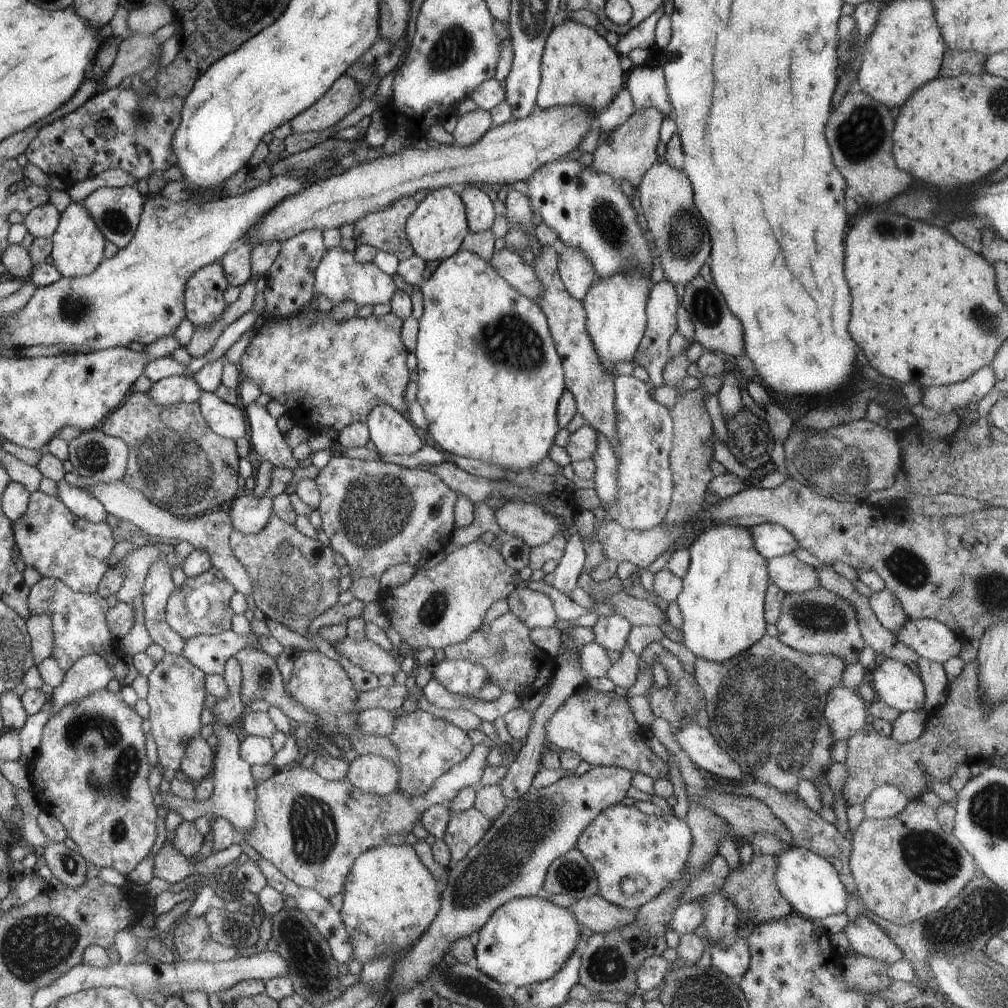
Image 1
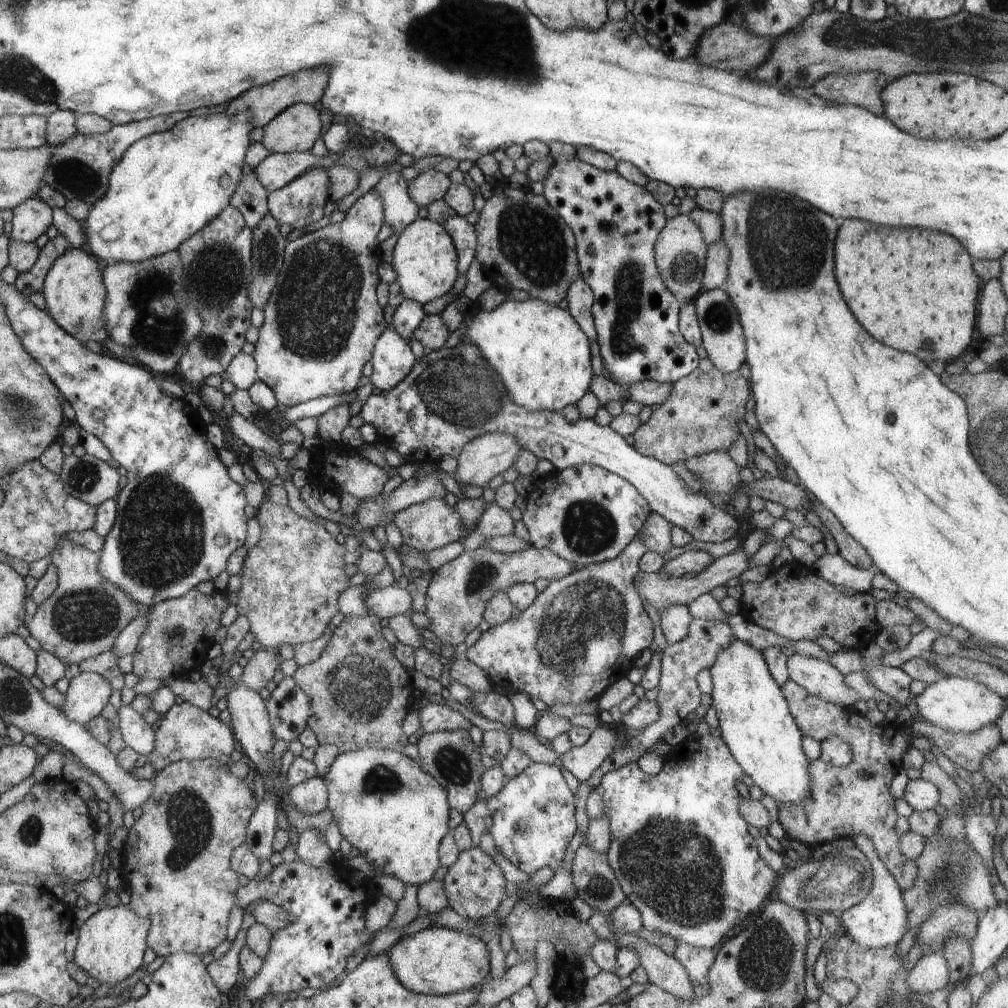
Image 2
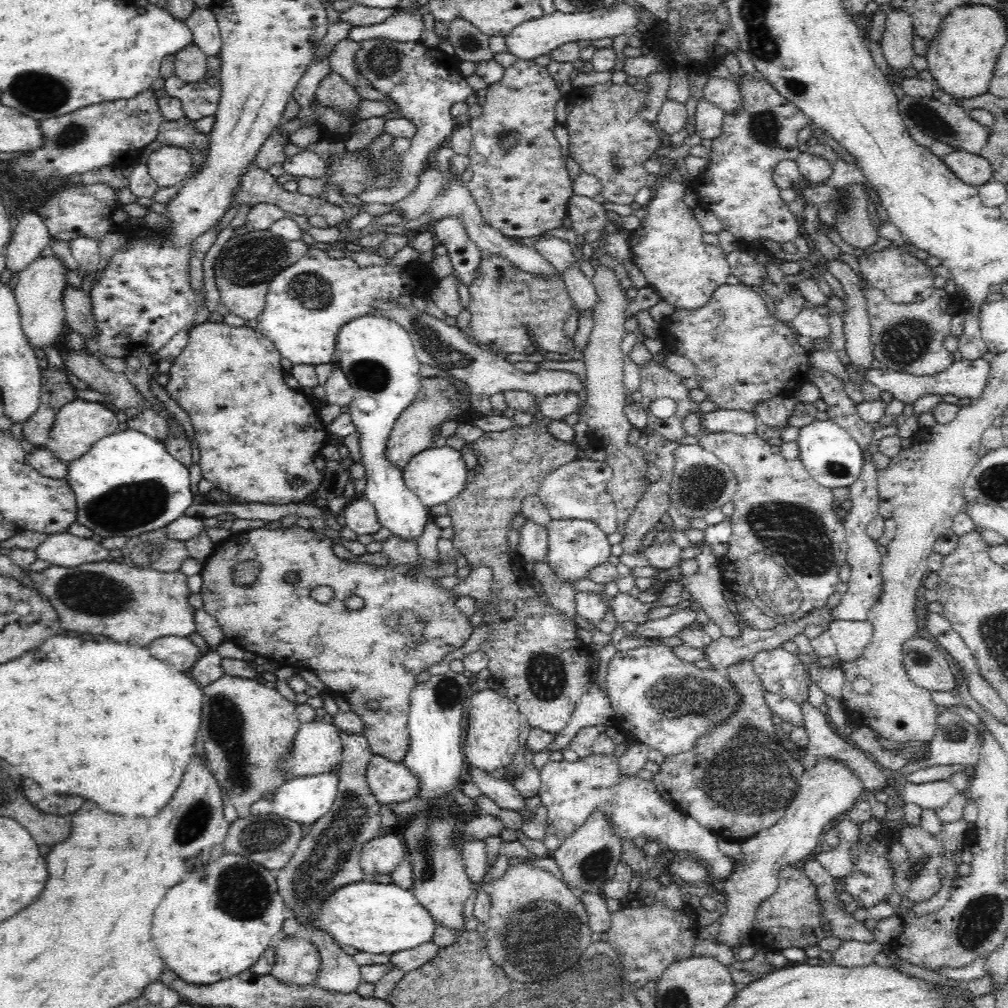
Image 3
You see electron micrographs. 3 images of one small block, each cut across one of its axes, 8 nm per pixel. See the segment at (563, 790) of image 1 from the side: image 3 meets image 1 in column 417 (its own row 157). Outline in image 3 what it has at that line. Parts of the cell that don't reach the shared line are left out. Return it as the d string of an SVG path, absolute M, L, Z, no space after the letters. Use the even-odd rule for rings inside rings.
M950 152L940 158L944 164L948 164L948 170L960 178L962 182L970 186L982 186L992 180L992 164L980 154L968 154L968 152Z

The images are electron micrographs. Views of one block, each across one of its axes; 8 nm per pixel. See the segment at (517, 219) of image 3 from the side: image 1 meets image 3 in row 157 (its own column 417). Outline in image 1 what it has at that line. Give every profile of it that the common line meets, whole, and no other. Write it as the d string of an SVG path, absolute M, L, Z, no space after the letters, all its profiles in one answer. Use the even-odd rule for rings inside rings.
M335 452L313 482L321 494L321 504L315 508L321 516L321 532L325 532L331 550L347 560L347 574L351 572L351 580L361 576L379 580L379 576L395 564L409 564L415 568L415 560L421 554L441 552L441 546L451 536L453 502L457 502L455 490L451 490L437 474L423 468L403 468L397 464L371 460L349 460Z

